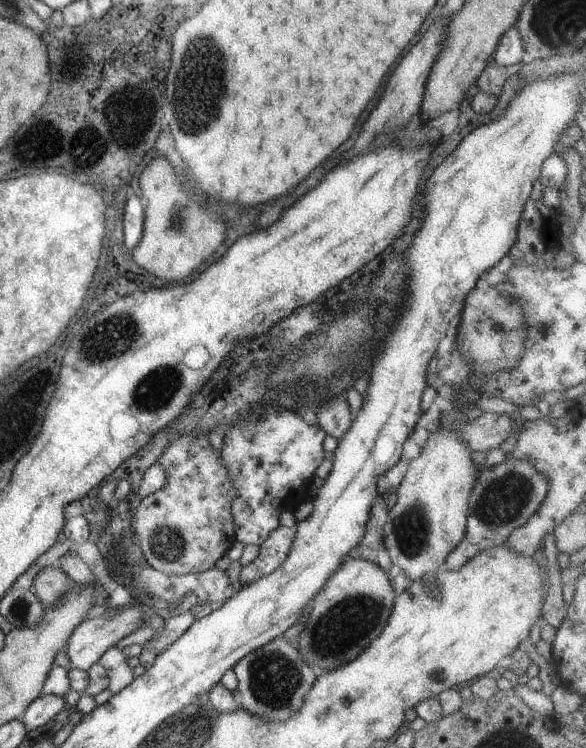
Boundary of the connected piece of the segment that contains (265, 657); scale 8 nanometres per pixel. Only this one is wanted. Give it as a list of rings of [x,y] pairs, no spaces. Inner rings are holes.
[[[276,637],[268,645],[243,656],[231,668],[238,681],[236,702],[265,721],[285,721],[294,714],[317,677],[298,648],[296,643]]]

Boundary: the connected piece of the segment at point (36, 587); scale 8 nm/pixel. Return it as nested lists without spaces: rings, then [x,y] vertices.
[[[57,565],[44,567],[33,578],[33,593],[45,604],[56,602],[72,588],[73,580]]]

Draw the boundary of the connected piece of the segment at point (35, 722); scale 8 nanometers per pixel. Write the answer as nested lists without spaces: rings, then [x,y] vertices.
[[[40,695],[21,716],[27,730],[46,724],[56,714],[68,708],[66,695]]]

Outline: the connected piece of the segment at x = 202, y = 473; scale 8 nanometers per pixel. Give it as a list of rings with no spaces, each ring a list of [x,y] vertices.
[[[206,432],[184,434],[164,451],[158,463],[166,473],[166,484],[140,500],[132,518],[143,555],[148,565],[165,575],[191,575],[210,570],[236,543],[233,524],[233,502],[237,490],[229,477],[226,461],[220,449],[214,449]]]

